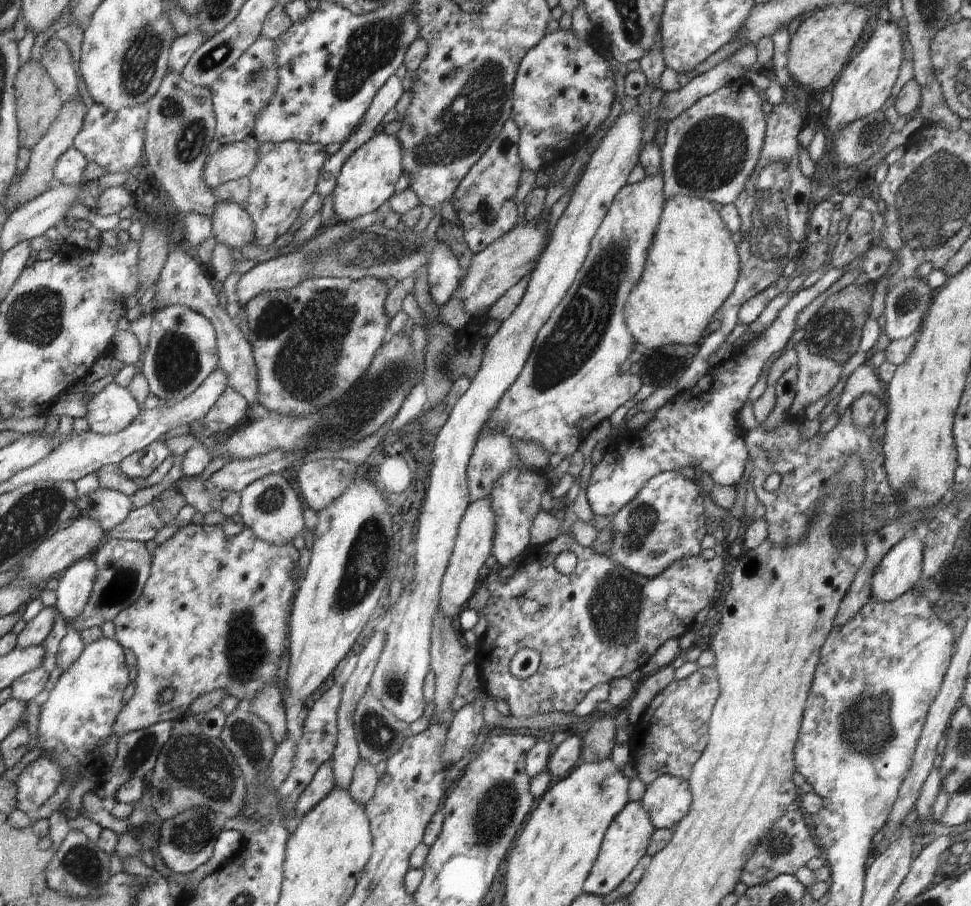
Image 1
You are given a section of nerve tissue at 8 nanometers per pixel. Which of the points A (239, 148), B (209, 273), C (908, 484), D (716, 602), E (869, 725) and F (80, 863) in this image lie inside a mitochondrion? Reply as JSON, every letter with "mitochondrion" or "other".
{"A":"other","B":"other","C":"mitochondrion","D":"other","E":"mitochondrion","F":"mitochondrion"}

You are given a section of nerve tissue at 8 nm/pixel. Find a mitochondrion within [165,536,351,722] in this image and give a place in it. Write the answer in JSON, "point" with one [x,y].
{"point":[247,649]}

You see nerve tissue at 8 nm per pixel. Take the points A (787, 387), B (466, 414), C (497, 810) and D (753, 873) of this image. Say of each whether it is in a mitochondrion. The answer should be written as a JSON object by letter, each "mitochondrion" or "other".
{"A":"other","B":"other","C":"mitochondrion","D":"mitochondrion"}

